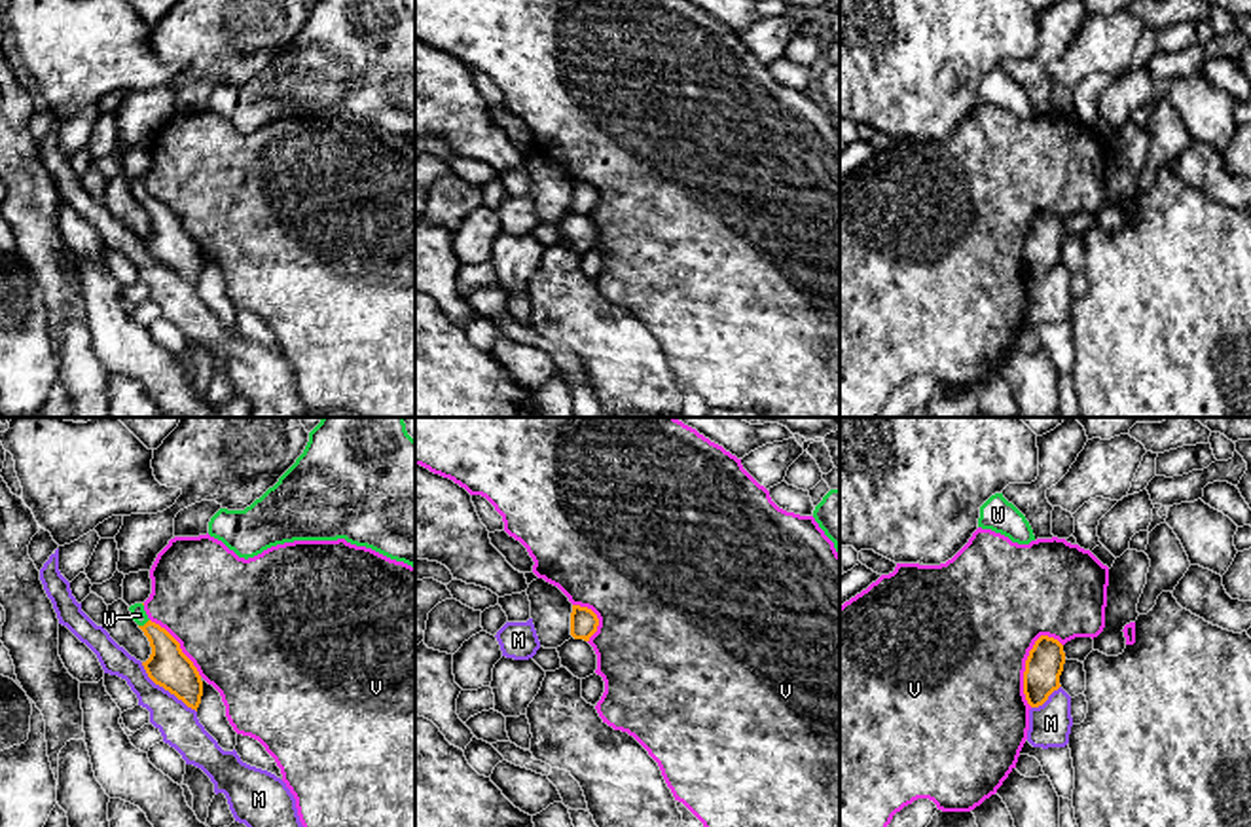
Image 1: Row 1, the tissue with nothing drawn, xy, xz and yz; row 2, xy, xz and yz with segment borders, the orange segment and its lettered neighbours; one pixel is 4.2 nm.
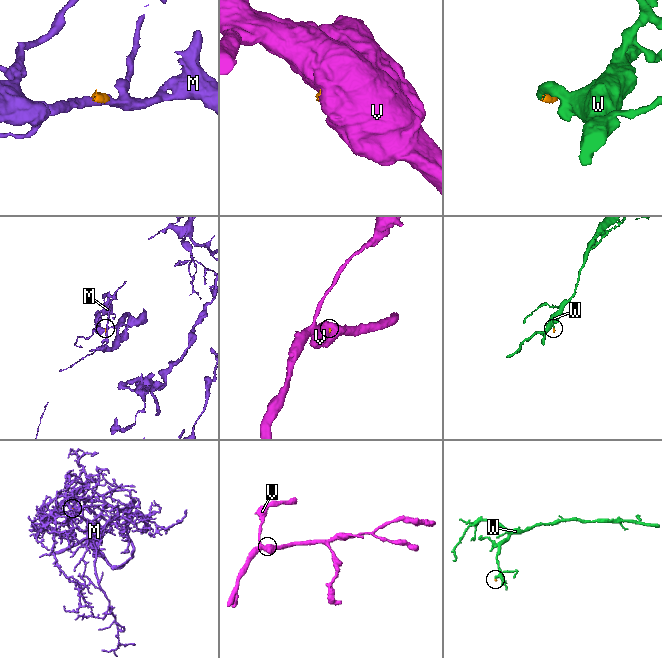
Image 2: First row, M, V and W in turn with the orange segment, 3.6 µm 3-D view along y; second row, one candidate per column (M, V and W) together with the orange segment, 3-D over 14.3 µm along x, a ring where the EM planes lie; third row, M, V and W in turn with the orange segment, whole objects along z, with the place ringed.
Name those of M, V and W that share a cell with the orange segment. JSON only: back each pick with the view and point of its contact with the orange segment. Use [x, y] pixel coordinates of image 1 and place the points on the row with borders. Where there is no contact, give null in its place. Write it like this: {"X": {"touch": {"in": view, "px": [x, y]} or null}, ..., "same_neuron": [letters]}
{"W": {"touch": {"in": "xy", "px": [145, 624]}}, "same_neuron": ["W"]}

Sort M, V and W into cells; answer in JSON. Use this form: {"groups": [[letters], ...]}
{"groups": [["M"], ["V"], ["W"]]}

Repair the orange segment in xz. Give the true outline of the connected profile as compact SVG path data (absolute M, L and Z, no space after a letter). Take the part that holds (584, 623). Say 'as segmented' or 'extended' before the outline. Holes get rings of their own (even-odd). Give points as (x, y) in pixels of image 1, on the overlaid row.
as segmented; M572 605L571 635L574 639L589 641L589 637L597 632L597 626L599 626L599 618L591 609Z

